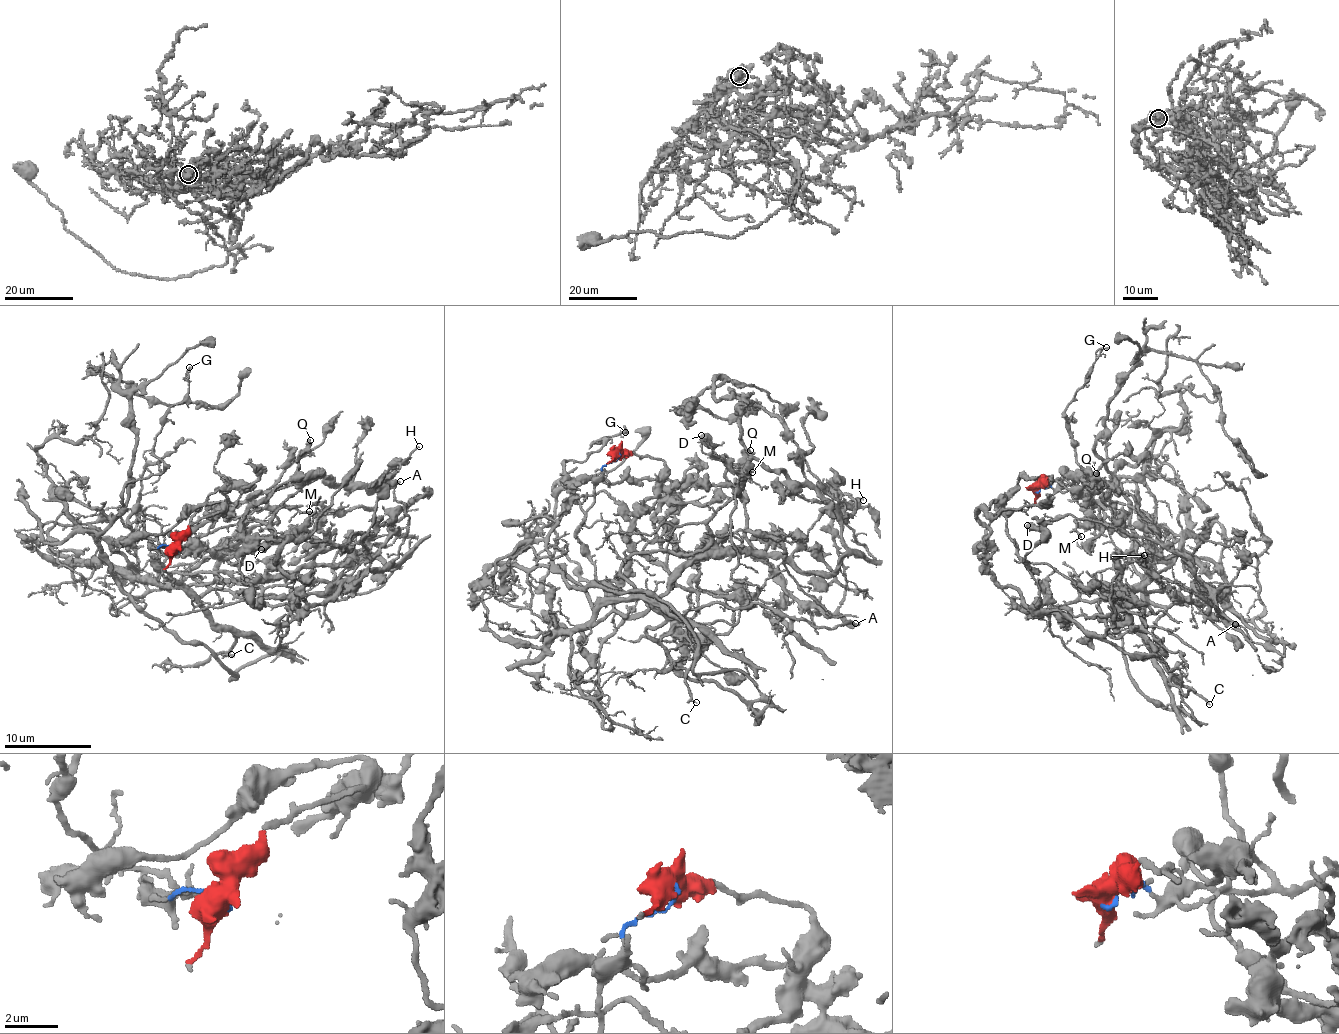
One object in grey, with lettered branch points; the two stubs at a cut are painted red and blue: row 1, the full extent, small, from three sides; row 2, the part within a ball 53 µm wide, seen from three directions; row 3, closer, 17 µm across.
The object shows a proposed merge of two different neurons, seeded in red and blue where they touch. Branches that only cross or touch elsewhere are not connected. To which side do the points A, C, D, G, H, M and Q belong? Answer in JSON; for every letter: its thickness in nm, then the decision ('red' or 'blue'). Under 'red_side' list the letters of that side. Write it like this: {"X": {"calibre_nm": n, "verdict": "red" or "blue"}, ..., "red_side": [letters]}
{"A": {"calibre_nm": 280, "verdict": "red"}, "C": {"calibre_nm": 180, "verdict": "blue"}, "D": {"calibre_nm": 650, "verdict": "red"}, "G": {"calibre_nm": 90, "verdict": "blue"}, "H": {"calibre_nm": 130, "verdict": "red"}, "M": {"calibre_nm": 170, "verdict": "red"}, "Q": {"calibre_nm": 440, "verdict": "red"}, "red_side": ["A", "D", "H", "M", "Q"]}

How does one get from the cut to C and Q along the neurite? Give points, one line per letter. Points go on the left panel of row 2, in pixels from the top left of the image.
C: (174, 546), (140, 538), (128, 520), (133, 510), (143, 512), (166, 576), (233, 633), (222, 652), (232, 655)
Q: (174, 546), (223, 508), (208, 503), (300, 490), (299, 451), (310, 439)

